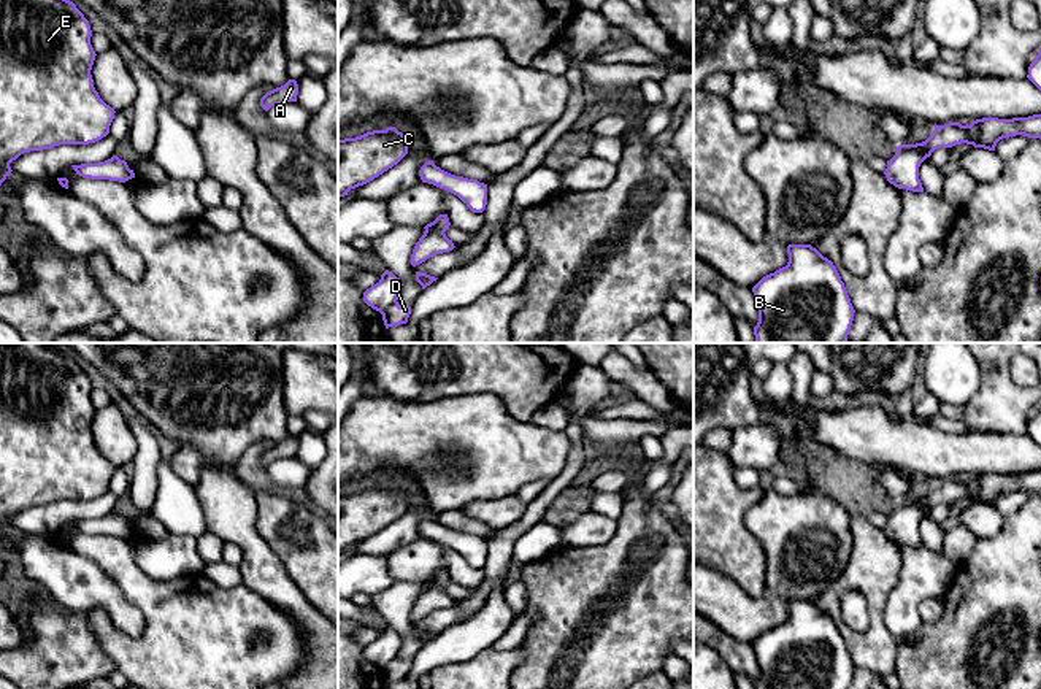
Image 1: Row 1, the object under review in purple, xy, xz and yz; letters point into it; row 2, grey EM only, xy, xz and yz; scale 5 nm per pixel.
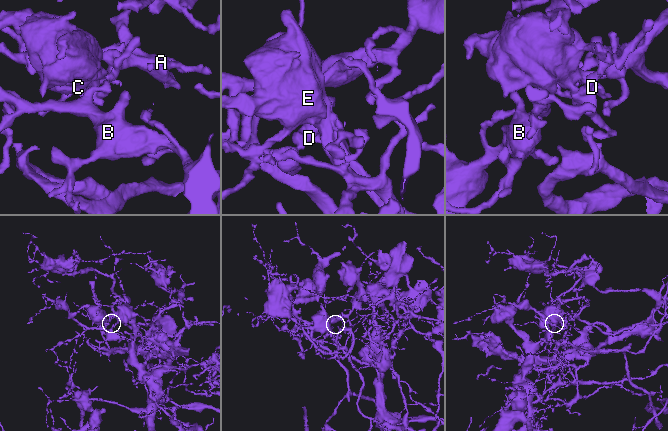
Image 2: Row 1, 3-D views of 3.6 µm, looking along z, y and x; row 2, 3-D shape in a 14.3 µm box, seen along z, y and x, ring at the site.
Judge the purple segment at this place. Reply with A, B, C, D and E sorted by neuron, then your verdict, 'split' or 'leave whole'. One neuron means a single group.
groups A C D E / B; split

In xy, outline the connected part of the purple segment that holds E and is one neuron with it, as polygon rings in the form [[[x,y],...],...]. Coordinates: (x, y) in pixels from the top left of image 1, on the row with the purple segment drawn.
[[[0,0],[0,186],[13,171],[10,164],[24,152],[51,149],[59,144],[89,144],[109,133],[116,111],[100,98],[94,87],[90,70],[97,54],[90,37],[89,21],[70,0]]]

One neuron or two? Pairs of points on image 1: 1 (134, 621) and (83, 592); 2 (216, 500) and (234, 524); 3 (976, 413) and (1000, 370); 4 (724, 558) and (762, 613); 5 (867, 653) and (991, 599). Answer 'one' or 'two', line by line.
1: one
2: one
3: one
4: two
5: two

